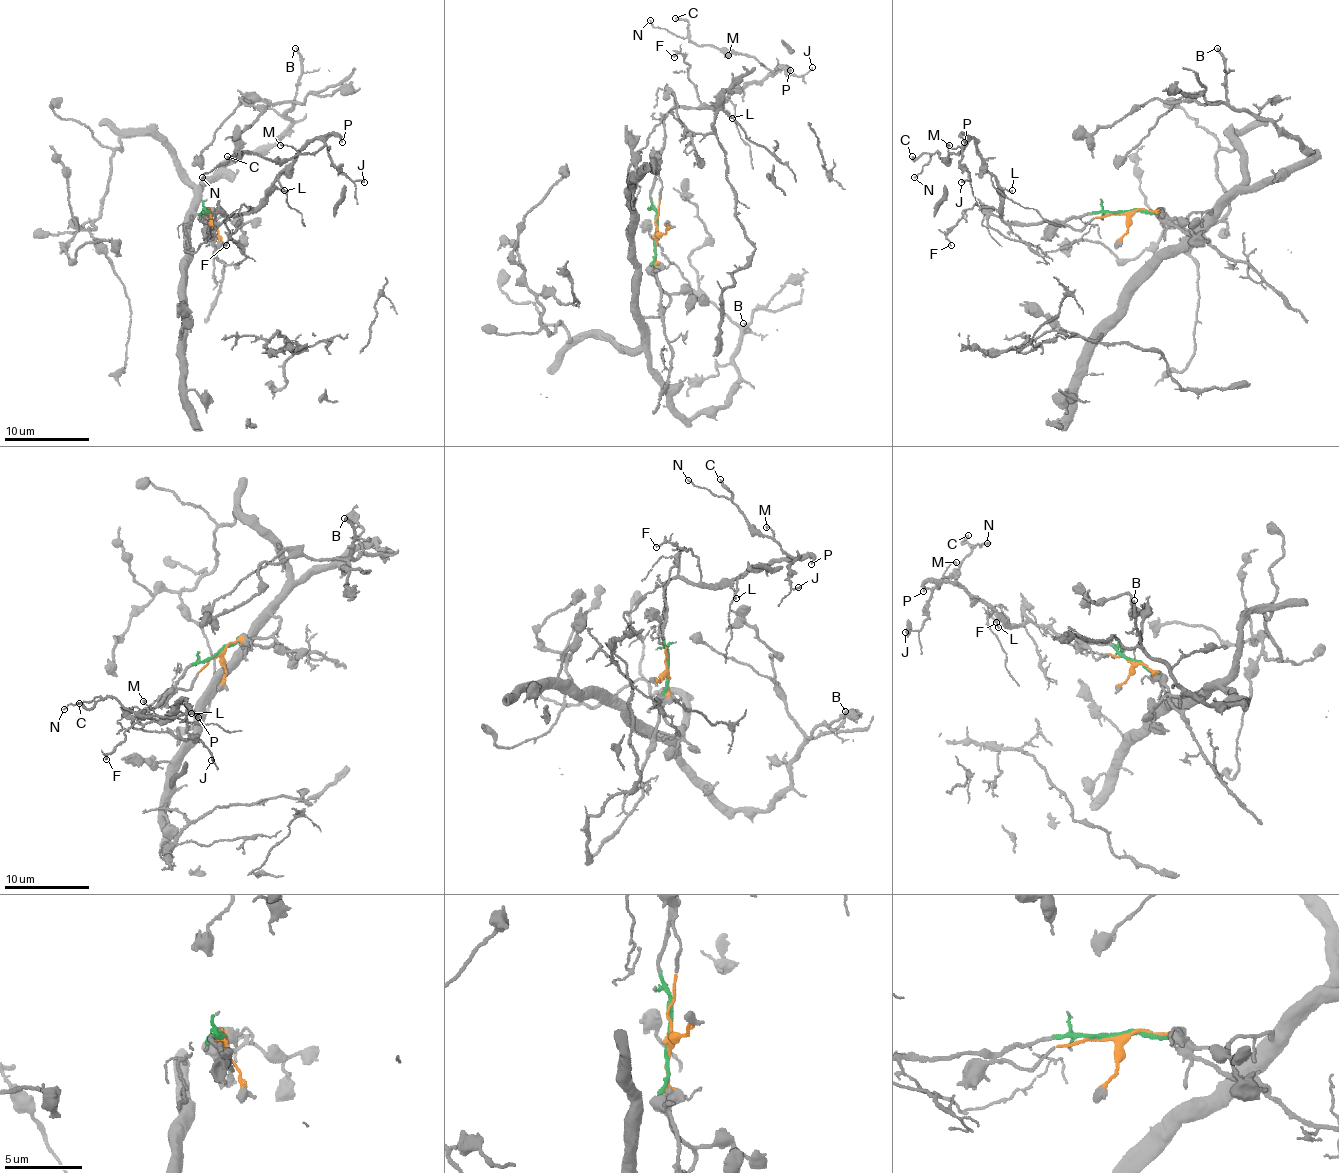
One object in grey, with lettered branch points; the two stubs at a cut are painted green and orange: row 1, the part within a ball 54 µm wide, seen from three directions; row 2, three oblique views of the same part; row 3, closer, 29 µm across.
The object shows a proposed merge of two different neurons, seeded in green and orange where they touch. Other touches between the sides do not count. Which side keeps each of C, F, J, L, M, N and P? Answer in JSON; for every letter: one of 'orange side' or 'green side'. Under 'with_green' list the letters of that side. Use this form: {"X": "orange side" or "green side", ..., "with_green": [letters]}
{"C": "green side", "F": "green side", "J": "green side", "L": "green side", "M": "green side", "N": "green side", "P": "green side", "with_green": ["C", "F", "J", "L", "M", "N", "P"]}

